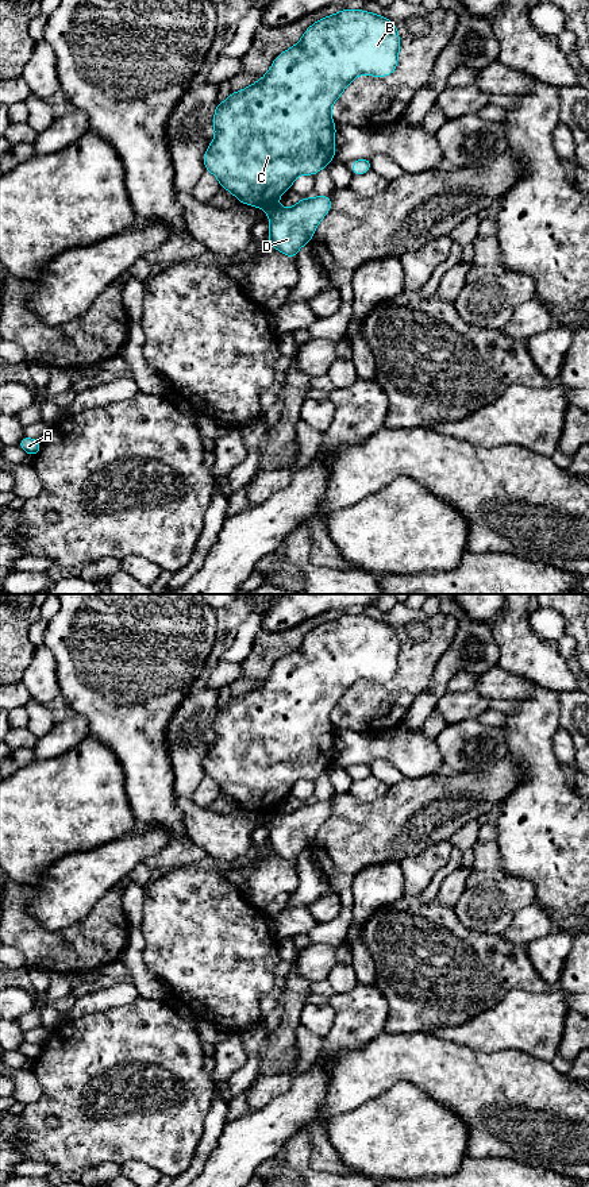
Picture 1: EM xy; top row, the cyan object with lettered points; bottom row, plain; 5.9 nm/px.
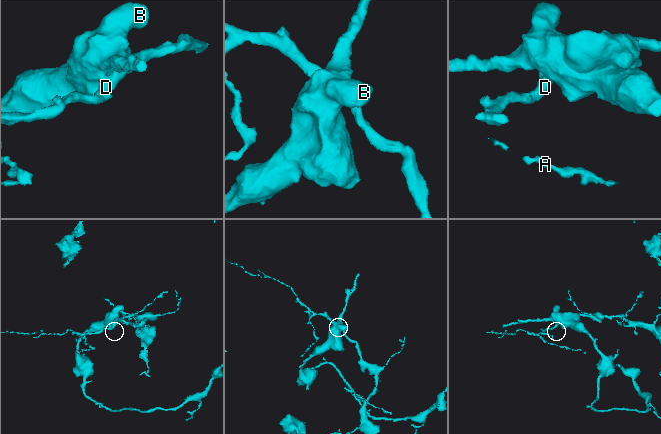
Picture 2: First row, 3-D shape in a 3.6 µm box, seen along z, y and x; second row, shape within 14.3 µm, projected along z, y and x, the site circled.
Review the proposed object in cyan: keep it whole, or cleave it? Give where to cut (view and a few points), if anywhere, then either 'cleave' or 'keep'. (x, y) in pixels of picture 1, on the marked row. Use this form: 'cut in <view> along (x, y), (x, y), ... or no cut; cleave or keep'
cut in xy along (276, 205), (266, 212); cleave

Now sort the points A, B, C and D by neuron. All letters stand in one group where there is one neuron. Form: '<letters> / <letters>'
A D / B C

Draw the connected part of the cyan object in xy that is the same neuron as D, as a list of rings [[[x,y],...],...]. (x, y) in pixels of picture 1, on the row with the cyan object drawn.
[[[331,196],[304,197],[292,208],[272,208],[267,212],[269,244],[294,259],[299,248],[311,242],[317,224],[330,211]]]

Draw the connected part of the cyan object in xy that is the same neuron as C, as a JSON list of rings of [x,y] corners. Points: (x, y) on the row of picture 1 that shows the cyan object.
[[[342,9],[338,14],[331,16],[326,16],[315,22],[307,31],[303,34],[303,38],[293,47],[285,50],[280,55],[276,57],[272,63],[269,72],[253,85],[245,88],[240,92],[231,92],[230,97],[224,103],[216,101],[216,109],[213,116],[213,128],[216,135],[211,142],[208,150],[203,155],[203,162],[205,170],[211,172],[216,176],[220,182],[220,186],[230,190],[239,203],[261,207],[266,213],[277,207],[278,197],[290,189],[293,181],[300,174],[315,176],[323,167],[327,167],[328,163],[335,158],[335,130],[336,124],[331,117],[331,105],[338,100],[338,97],[343,93],[344,88],[361,74],[369,74],[374,77],[386,77],[392,74],[397,69],[397,58],[400,50],[400,36],[396,26],[386,18],[381,15],[374,15],[367,11],[361,9]]]

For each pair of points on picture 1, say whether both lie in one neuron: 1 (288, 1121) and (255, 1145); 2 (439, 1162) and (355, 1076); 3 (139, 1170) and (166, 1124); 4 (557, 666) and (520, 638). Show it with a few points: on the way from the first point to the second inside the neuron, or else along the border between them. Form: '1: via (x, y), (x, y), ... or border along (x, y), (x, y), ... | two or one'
1: via (280, 1121), (264, 1137) | one
2: border along (404, 1082), (396, 1082), (385, 1091), (347, 1112) | two
3: border along (120, 1164), (129, 1160), (142, 1160), (161, 1172) | two
4: via (547, 665), (530, 647) | one

